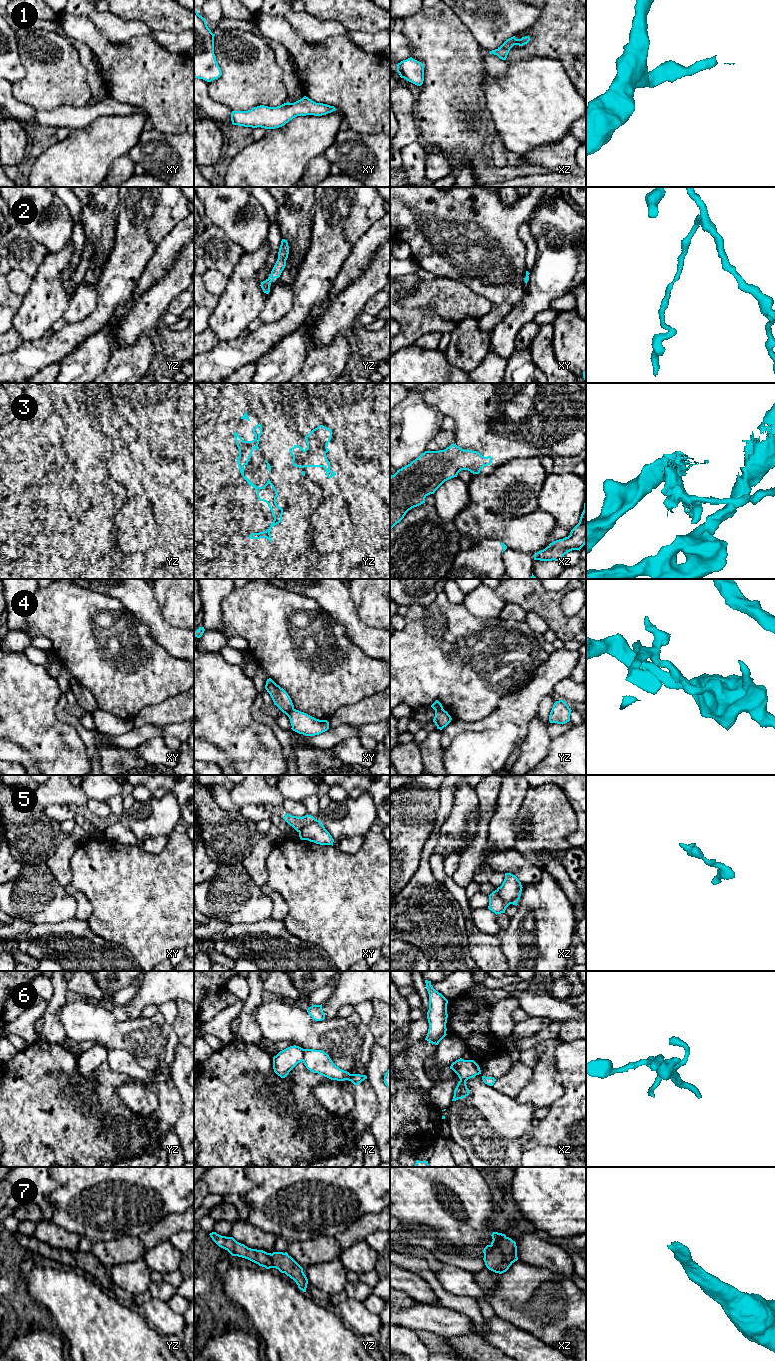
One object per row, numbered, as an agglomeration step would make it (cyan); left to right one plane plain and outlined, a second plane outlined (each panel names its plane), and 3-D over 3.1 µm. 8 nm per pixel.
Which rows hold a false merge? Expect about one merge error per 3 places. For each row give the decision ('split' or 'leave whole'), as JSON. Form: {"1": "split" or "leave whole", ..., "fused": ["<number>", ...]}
{"1": "leave whole", "2": "leave whole", "3": "split", "4": "split", "5": "split", "6": "split", "7": "leave whole", "fused": ["3", "4", "5", "6"]}

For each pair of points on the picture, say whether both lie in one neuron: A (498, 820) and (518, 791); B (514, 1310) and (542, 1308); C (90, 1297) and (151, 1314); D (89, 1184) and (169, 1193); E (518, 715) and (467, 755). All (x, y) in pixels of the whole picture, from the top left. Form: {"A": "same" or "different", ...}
{"A": "same", "B": "same", "C": "different", "D": "same", "E": "different"}

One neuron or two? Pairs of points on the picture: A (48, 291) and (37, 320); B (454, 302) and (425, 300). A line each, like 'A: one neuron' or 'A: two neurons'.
A: one neuron
B: one neuron

